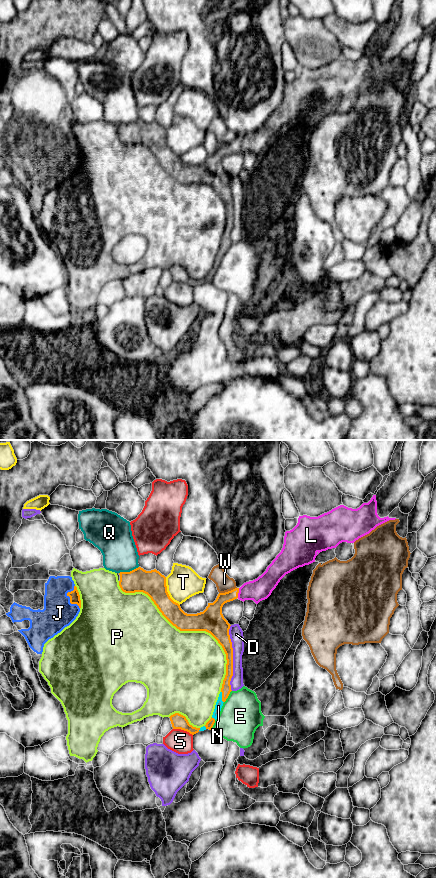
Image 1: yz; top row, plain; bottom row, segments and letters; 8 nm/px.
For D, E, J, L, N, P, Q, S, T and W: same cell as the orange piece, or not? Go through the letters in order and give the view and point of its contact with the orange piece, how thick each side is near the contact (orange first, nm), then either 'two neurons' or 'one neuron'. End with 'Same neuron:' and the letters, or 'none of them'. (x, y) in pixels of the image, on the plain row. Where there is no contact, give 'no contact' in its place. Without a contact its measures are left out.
D: meets orange in yz at (232, 210); 150 nm thick on the orange side, 110 nm on the other; two neurons
E: meets orange in yz at (228, 247); 80 nm thick on the orange side, 320 nm on the other; two neurons
J: meets orange in yz at (70, 150); 80 nm thick on the orange side, 260 nm on the other; one neuron
L: meets orange in yz at (238, 144); 130 nm thick on the orange side, 180 nm on the other; one neuron
N: meets orange in yz at (222, 249); 80 nm thick on the orange side, 60 nm on the other; one neuron
P: meets orange in yz at (188, 182); 200 nm thick on the orange side, 500 nm on the other; two neurons
Q: meets orange in yz at (128, 124); 200 nm thick on the orange side, 280 nm on the other; two neurons
S: meets orange in yz at (183, 281); 120 nm thick on the orange side, 190 nm on the other; two neurons
T: meets orange in yz at (167, 144); 200 nm thick on the orange side, 260 nm on the other; two neurons
W: meets orange in yz at (228, 143); 170 nm thick on the orange side, 140 nm on the other; two neurons
Same neuron: J, L, N

